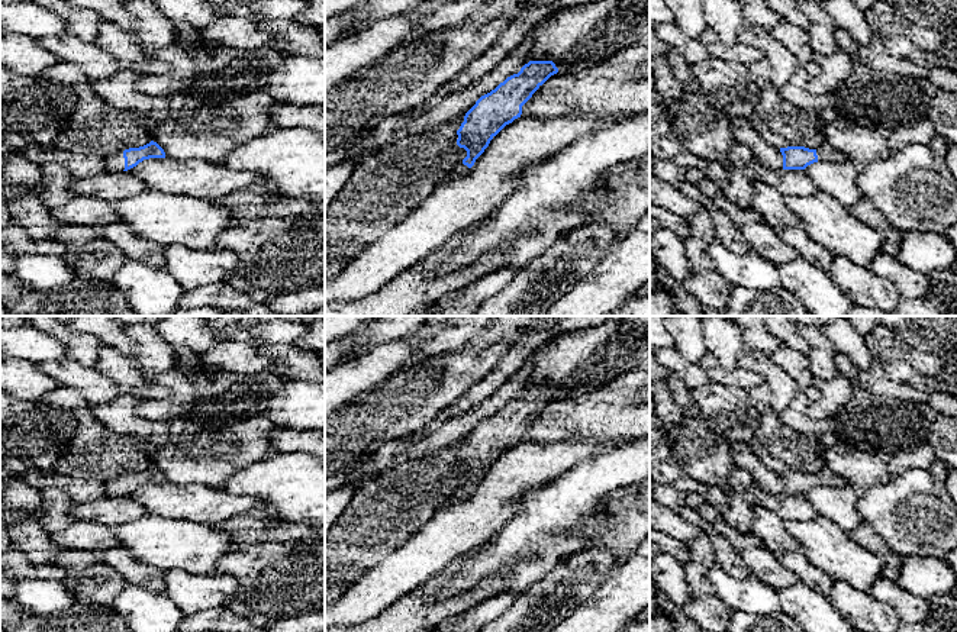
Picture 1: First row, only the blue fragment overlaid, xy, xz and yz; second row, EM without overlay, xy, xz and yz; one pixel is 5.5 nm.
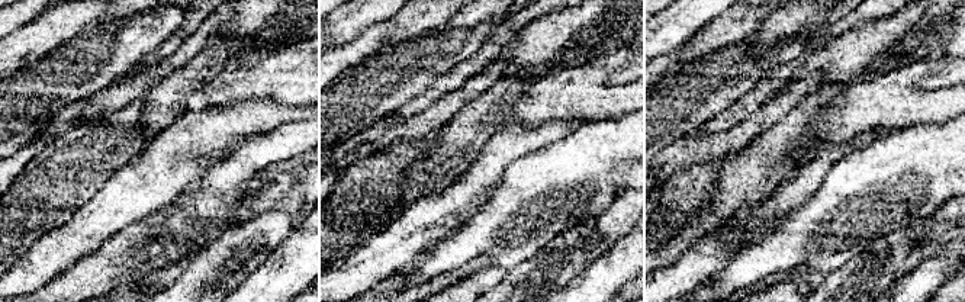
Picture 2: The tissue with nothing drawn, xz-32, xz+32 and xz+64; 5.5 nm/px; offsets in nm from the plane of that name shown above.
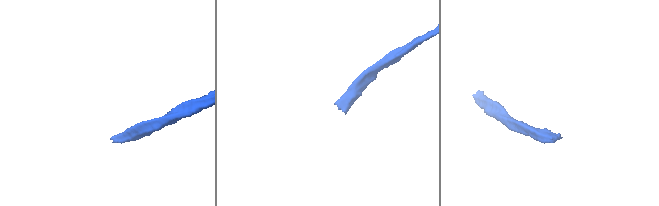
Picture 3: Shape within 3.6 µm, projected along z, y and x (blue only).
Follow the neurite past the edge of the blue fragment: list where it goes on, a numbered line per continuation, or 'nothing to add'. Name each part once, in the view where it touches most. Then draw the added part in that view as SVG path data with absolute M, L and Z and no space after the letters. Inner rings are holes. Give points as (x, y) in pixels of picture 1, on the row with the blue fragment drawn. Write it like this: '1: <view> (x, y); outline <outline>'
1: xy (115, 163); outline M123 151L115 152L110 157L106 157L104 171L120 172L125 170Z

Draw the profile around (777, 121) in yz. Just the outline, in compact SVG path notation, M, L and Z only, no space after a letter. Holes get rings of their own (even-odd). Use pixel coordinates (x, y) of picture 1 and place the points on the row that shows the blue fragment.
M763 58L747 65L753 81L758 87L758 100L754 113L748 117L764 141L776 148L824 146L825 123L816 112L799 109L784 100L770 80L770 65Z

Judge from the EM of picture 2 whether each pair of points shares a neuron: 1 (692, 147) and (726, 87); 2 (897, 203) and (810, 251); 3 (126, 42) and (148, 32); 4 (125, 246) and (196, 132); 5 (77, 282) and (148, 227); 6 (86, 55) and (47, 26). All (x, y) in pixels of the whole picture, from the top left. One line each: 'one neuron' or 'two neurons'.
1: two neurons
2: one neuron
3: one neuron
4: two neurons
5: one neuron
6: two neurons

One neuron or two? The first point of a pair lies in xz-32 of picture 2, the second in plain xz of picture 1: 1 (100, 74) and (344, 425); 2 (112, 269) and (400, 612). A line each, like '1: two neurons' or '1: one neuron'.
1: one neuron
2: one neuron

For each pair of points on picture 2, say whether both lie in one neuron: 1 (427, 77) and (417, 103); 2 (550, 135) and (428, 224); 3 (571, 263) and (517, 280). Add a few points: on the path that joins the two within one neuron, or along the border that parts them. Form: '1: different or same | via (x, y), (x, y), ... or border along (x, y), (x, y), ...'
1: different | border along (450, 68), (424, 92)
2: same | via (520, 140), (515, 140), (459, 196)
3: same | via (557, 263), (537, 279), (530, 280)

